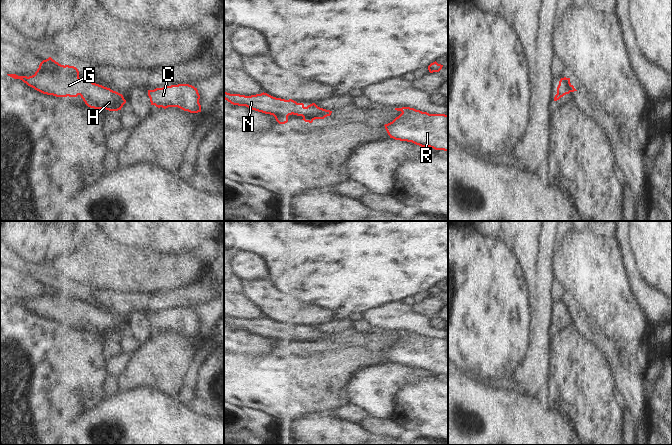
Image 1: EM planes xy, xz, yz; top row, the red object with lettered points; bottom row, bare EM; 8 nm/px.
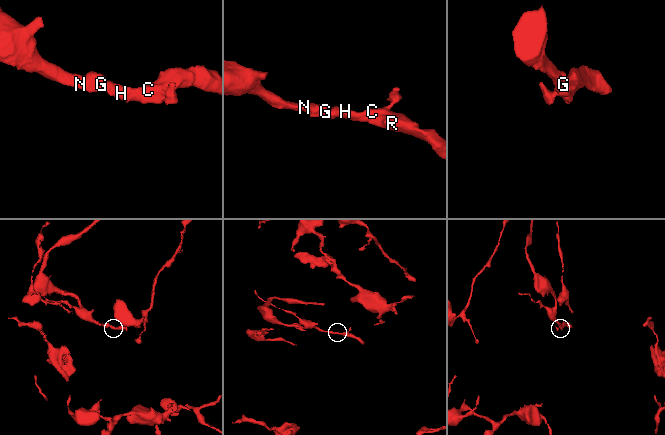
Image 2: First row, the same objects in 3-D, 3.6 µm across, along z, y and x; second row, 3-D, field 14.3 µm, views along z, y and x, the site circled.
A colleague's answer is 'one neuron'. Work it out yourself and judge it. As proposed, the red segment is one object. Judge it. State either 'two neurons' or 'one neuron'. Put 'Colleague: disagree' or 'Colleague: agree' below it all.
one neuron
Colleague: agree

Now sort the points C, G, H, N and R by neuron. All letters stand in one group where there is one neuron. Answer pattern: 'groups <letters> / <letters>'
groups C G H N R

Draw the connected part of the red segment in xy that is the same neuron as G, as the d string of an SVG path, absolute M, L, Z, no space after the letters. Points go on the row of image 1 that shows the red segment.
M51 57L43 60L32 76L7 75L22 80L43 94L56 97L77 97L80 95L88 107L96 110L118 111L126 103L122 94L88 79L80 79L76 67L61 65Z

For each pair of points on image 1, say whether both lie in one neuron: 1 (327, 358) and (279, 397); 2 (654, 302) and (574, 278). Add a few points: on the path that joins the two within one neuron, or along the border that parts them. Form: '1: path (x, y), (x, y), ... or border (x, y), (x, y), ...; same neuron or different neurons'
1: path (315, 370), (304, 381), (294, 382), (291, 385); same neuron
2: border (626, 274), (630, 289), (638, 306), (646, 316); different neurons

